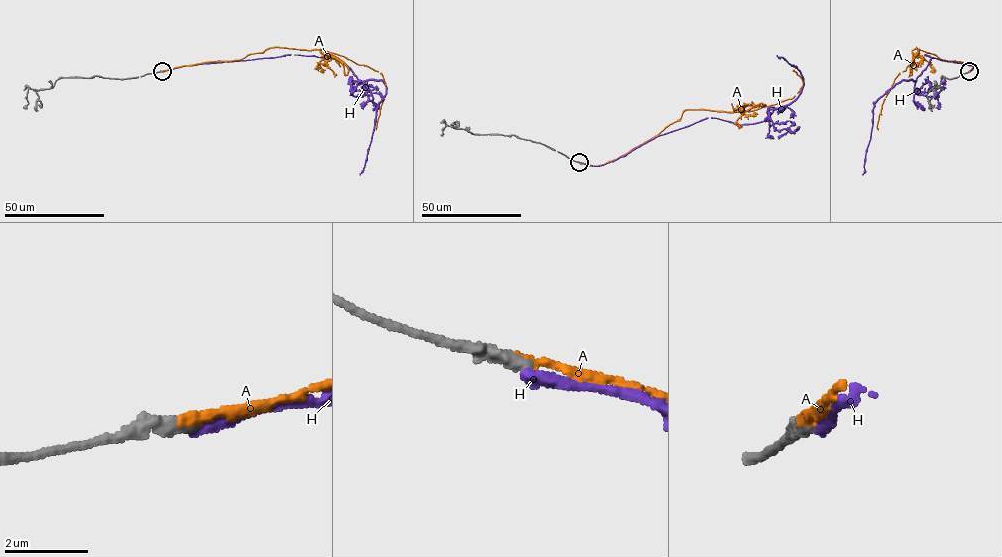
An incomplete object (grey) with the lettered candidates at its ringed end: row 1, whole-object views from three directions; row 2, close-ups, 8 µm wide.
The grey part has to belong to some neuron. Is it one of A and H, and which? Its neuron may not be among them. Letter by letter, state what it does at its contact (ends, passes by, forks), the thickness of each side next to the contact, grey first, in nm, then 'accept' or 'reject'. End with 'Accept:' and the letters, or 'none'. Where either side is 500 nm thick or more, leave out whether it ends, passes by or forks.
A: it ends there; 360 nm thick on the grey side, 220 nm on the other; accept
H: it ends there; 360 nm thick on the grey side, 320 nm on the other; reject
Accept: A

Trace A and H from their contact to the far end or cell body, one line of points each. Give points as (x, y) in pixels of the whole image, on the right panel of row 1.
A: (969, 71), (971, 66), (942, 60), (916, 47), (918, 53), (911, 65), (897, 76), (883, 101), (877, 130)
H: (969, 71), (968, 64), (924, 54), (931, 57), (914, 81), (903, 80), (889, 88), (875, 103), (862, 174)

